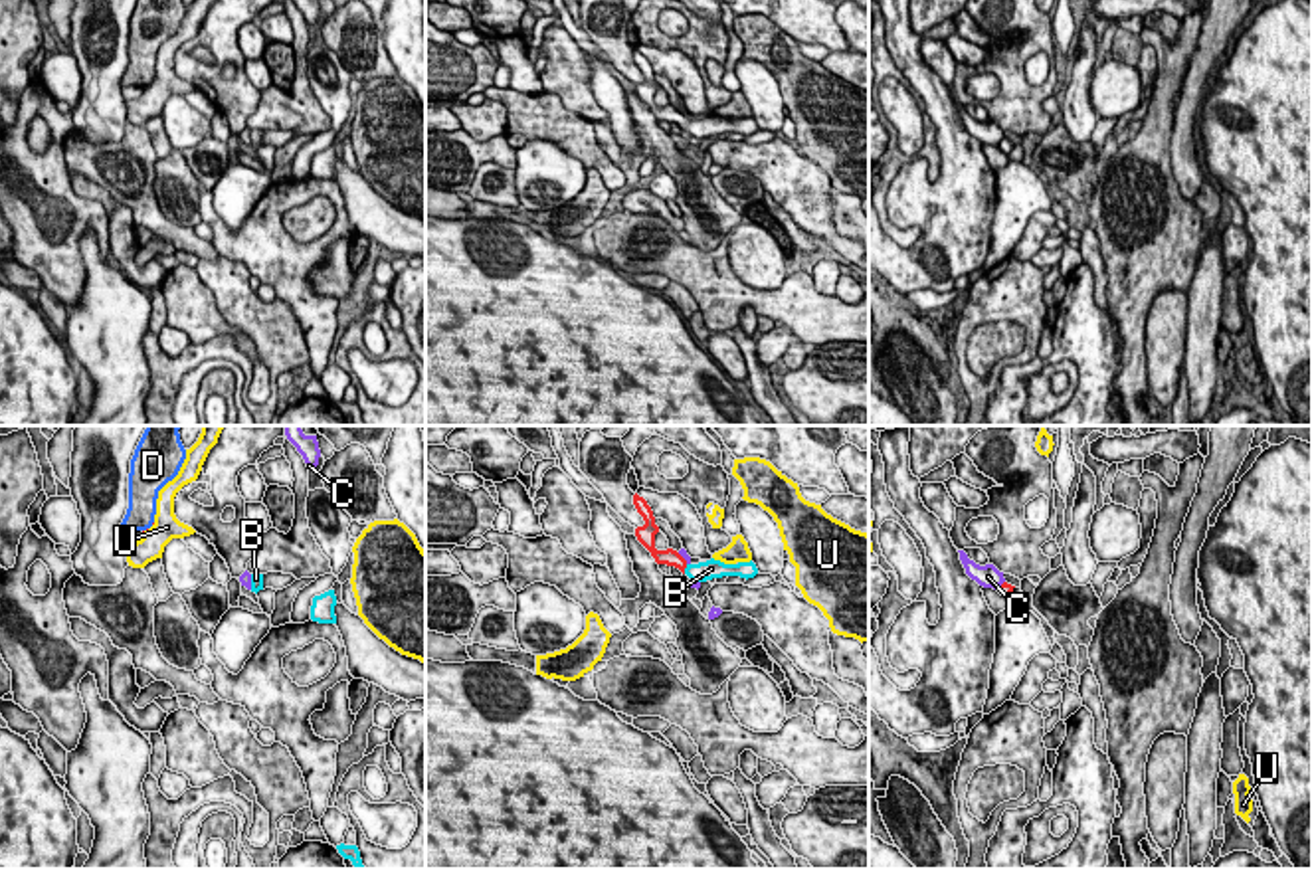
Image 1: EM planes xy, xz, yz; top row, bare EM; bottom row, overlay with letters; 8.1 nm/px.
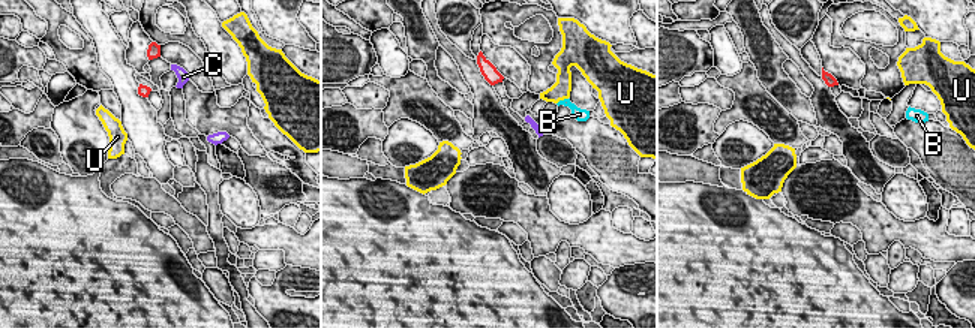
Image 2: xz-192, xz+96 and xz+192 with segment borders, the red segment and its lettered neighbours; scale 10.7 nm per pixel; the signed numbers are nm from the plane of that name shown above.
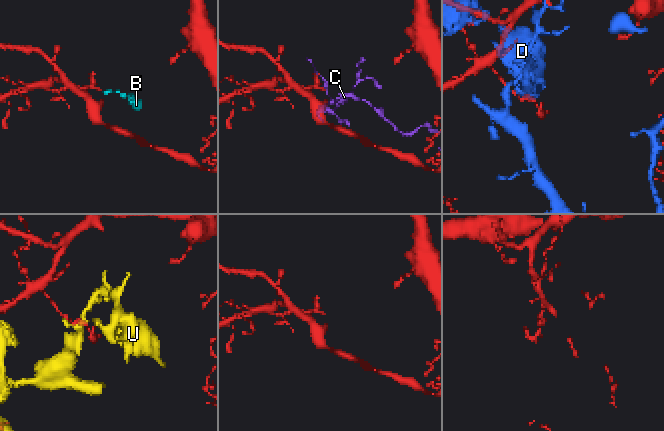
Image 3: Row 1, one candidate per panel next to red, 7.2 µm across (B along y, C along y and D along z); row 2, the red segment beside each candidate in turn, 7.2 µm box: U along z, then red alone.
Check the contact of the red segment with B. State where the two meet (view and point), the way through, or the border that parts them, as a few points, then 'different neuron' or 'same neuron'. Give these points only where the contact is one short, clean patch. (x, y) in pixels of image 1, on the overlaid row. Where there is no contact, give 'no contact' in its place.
xz (685, 567) | across xz (669, 557), (685, 567), (711, 569) | same neuron

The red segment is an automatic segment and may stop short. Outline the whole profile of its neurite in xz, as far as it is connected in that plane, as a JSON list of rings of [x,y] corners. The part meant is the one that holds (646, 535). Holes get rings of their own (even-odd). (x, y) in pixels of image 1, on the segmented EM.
[[[637,493],[633,495],[633,505],[637,513],[643,517],[645,525],[635,529],[637,540],[651,552],[657,564],[667,564],[679,568],[683,574],[687,574],[695,582],[706,582],[712,578],[722,576],[740,576],[740,578],[754,578],[758,574],[756,564],[750,562],[738,562],[738,564],[724,564],[720,560],[706,560],[699,564],[689,564],[677,550],[657,550],[655,548],[655,534],[659,532],[659,527],[655,525],[655,517],[651,507],[643,497]]]

